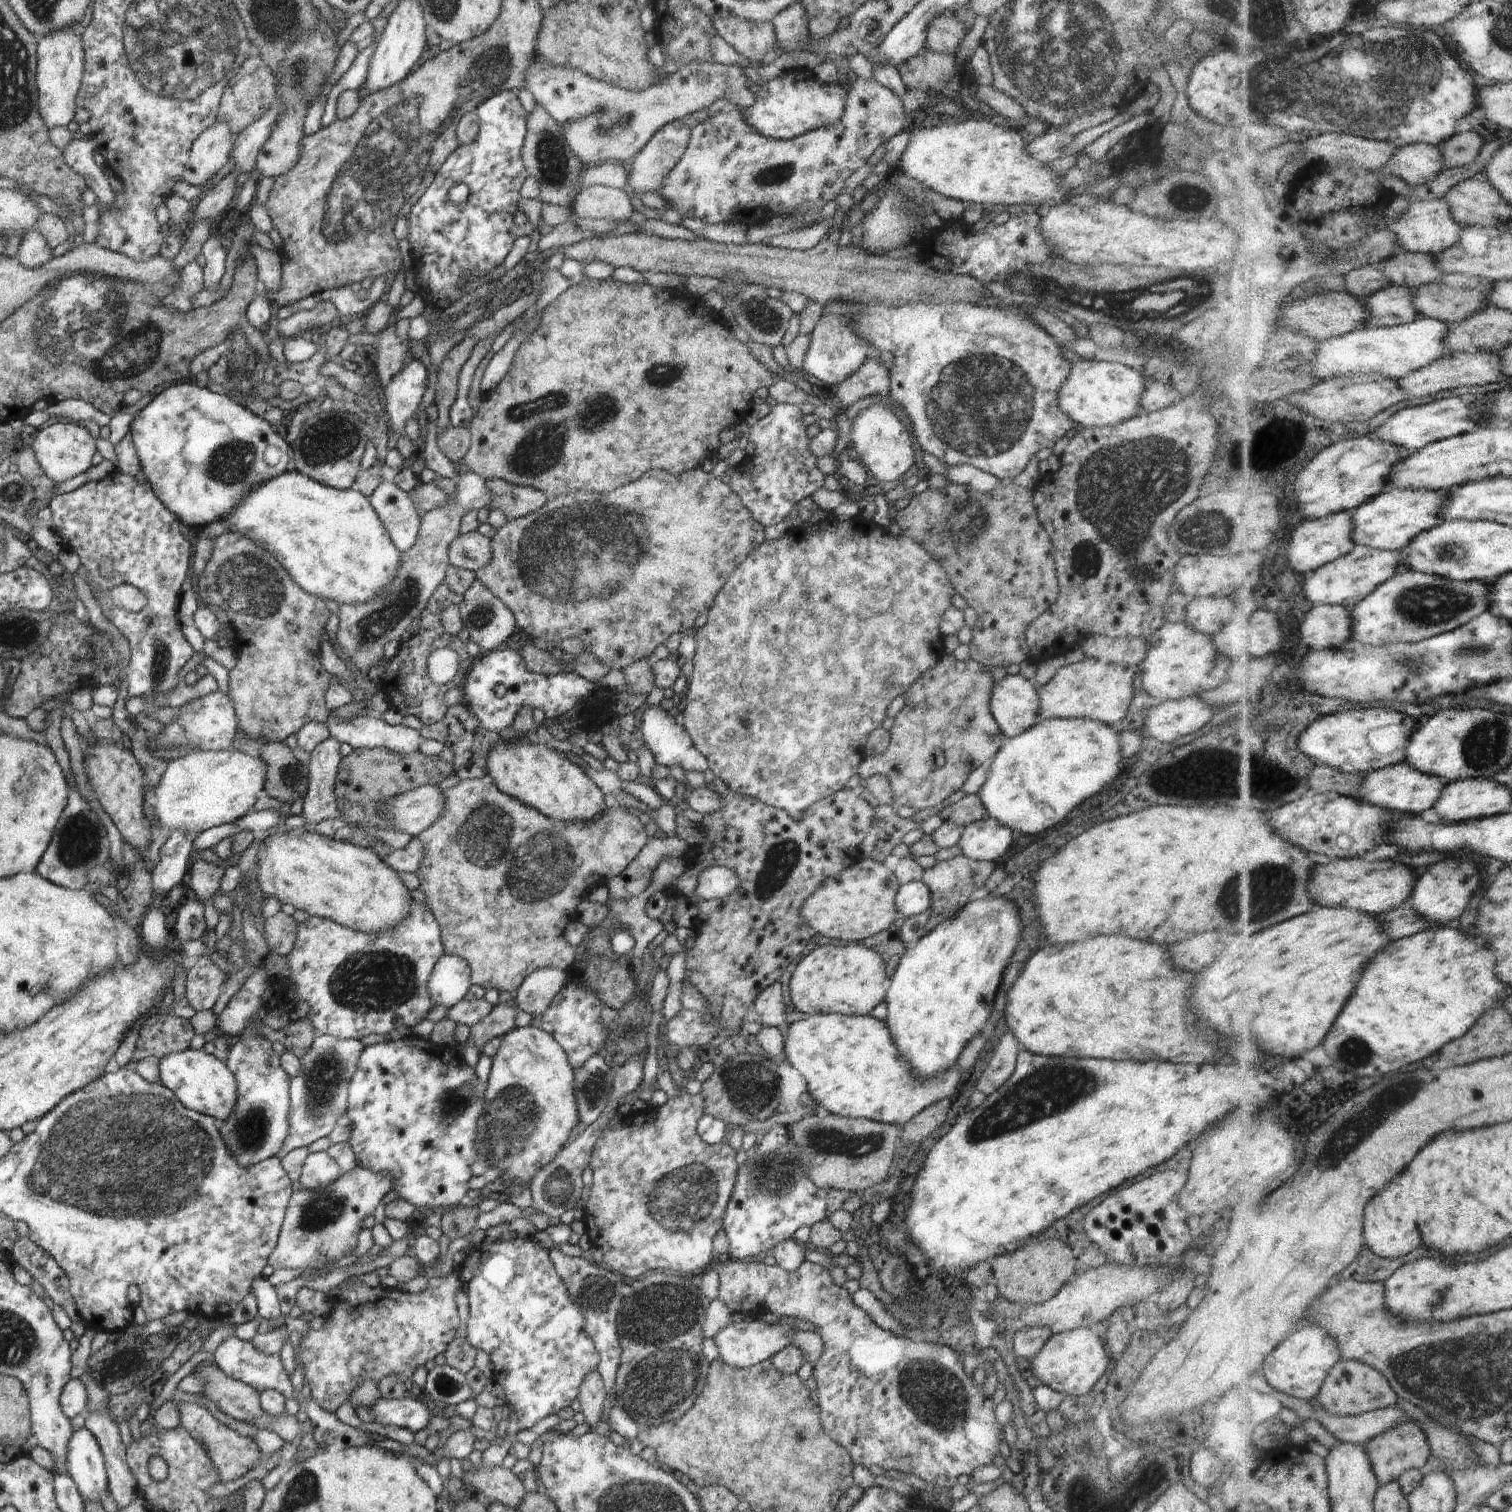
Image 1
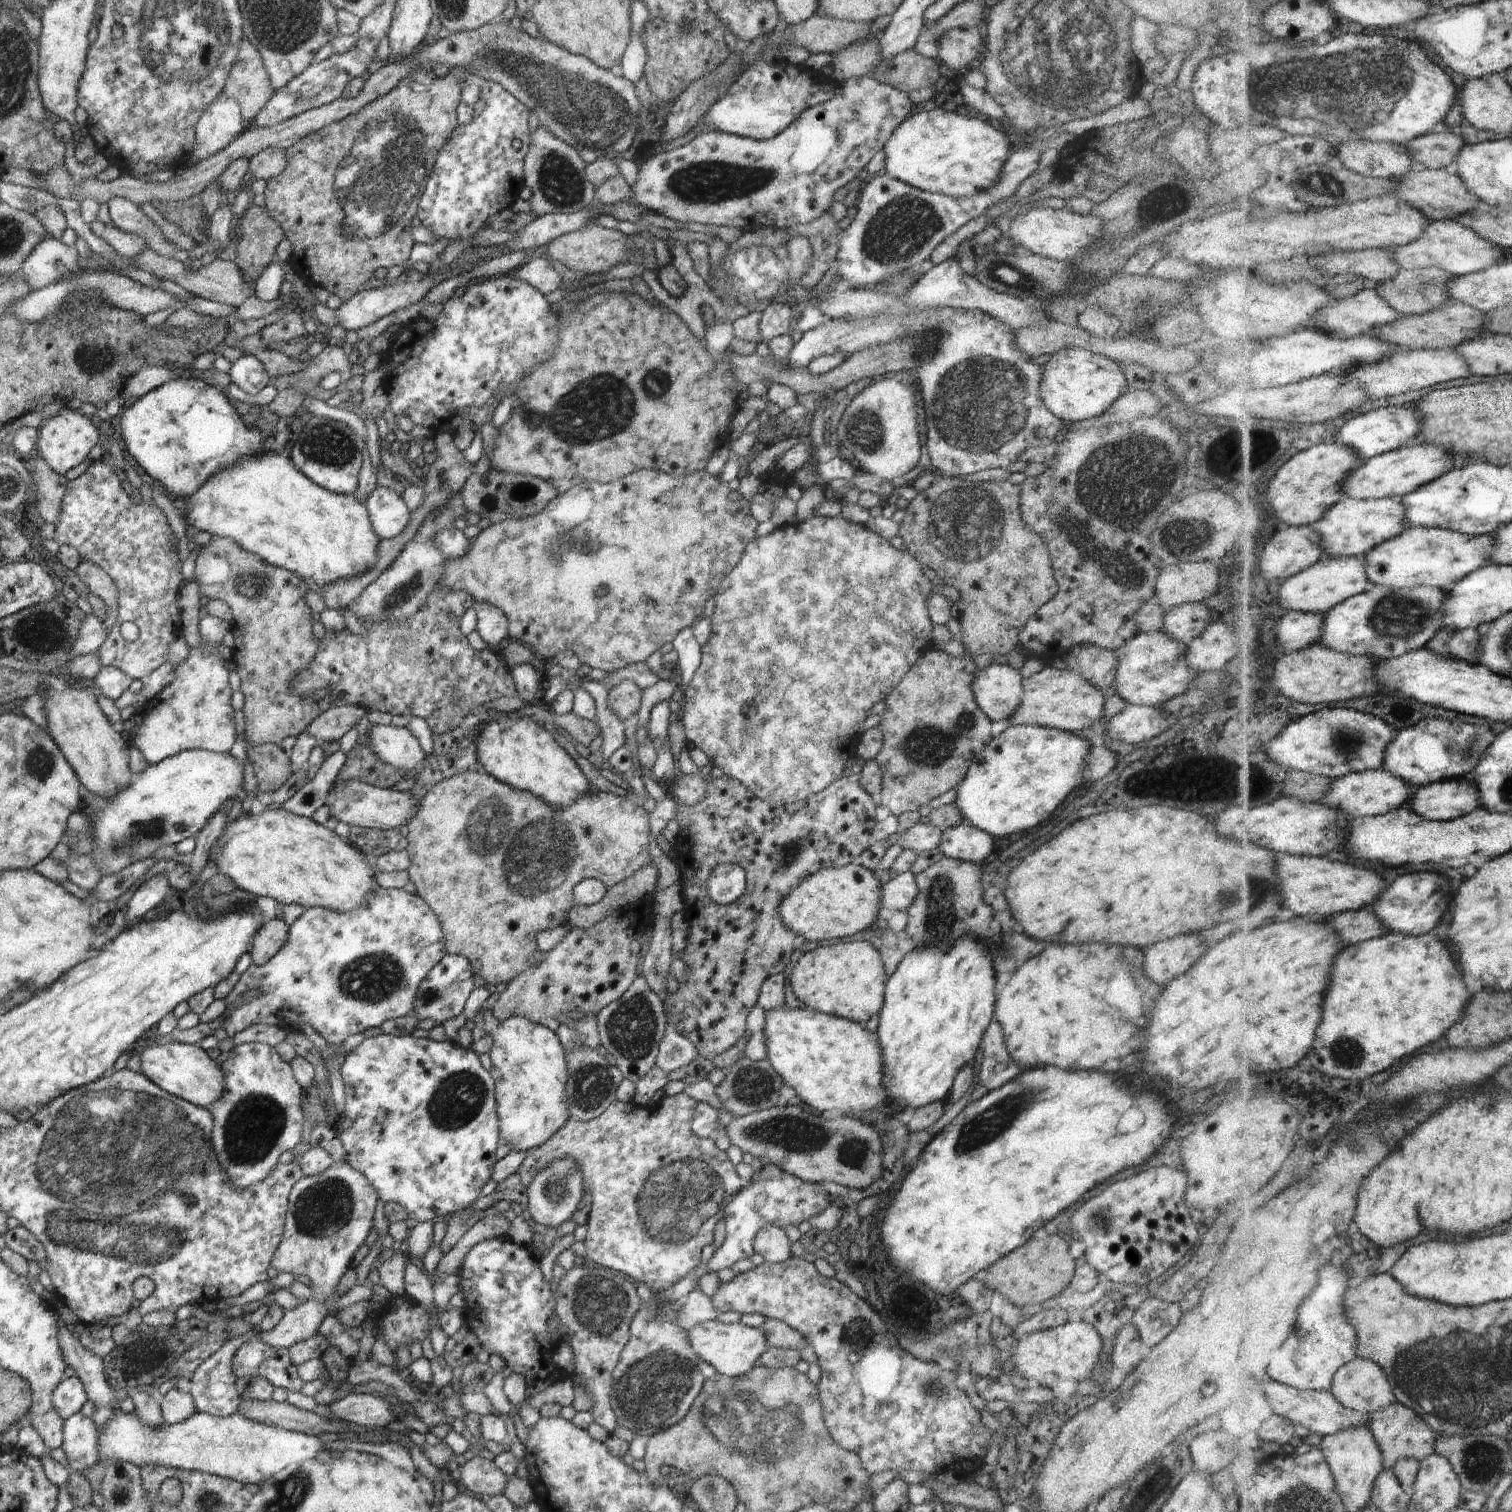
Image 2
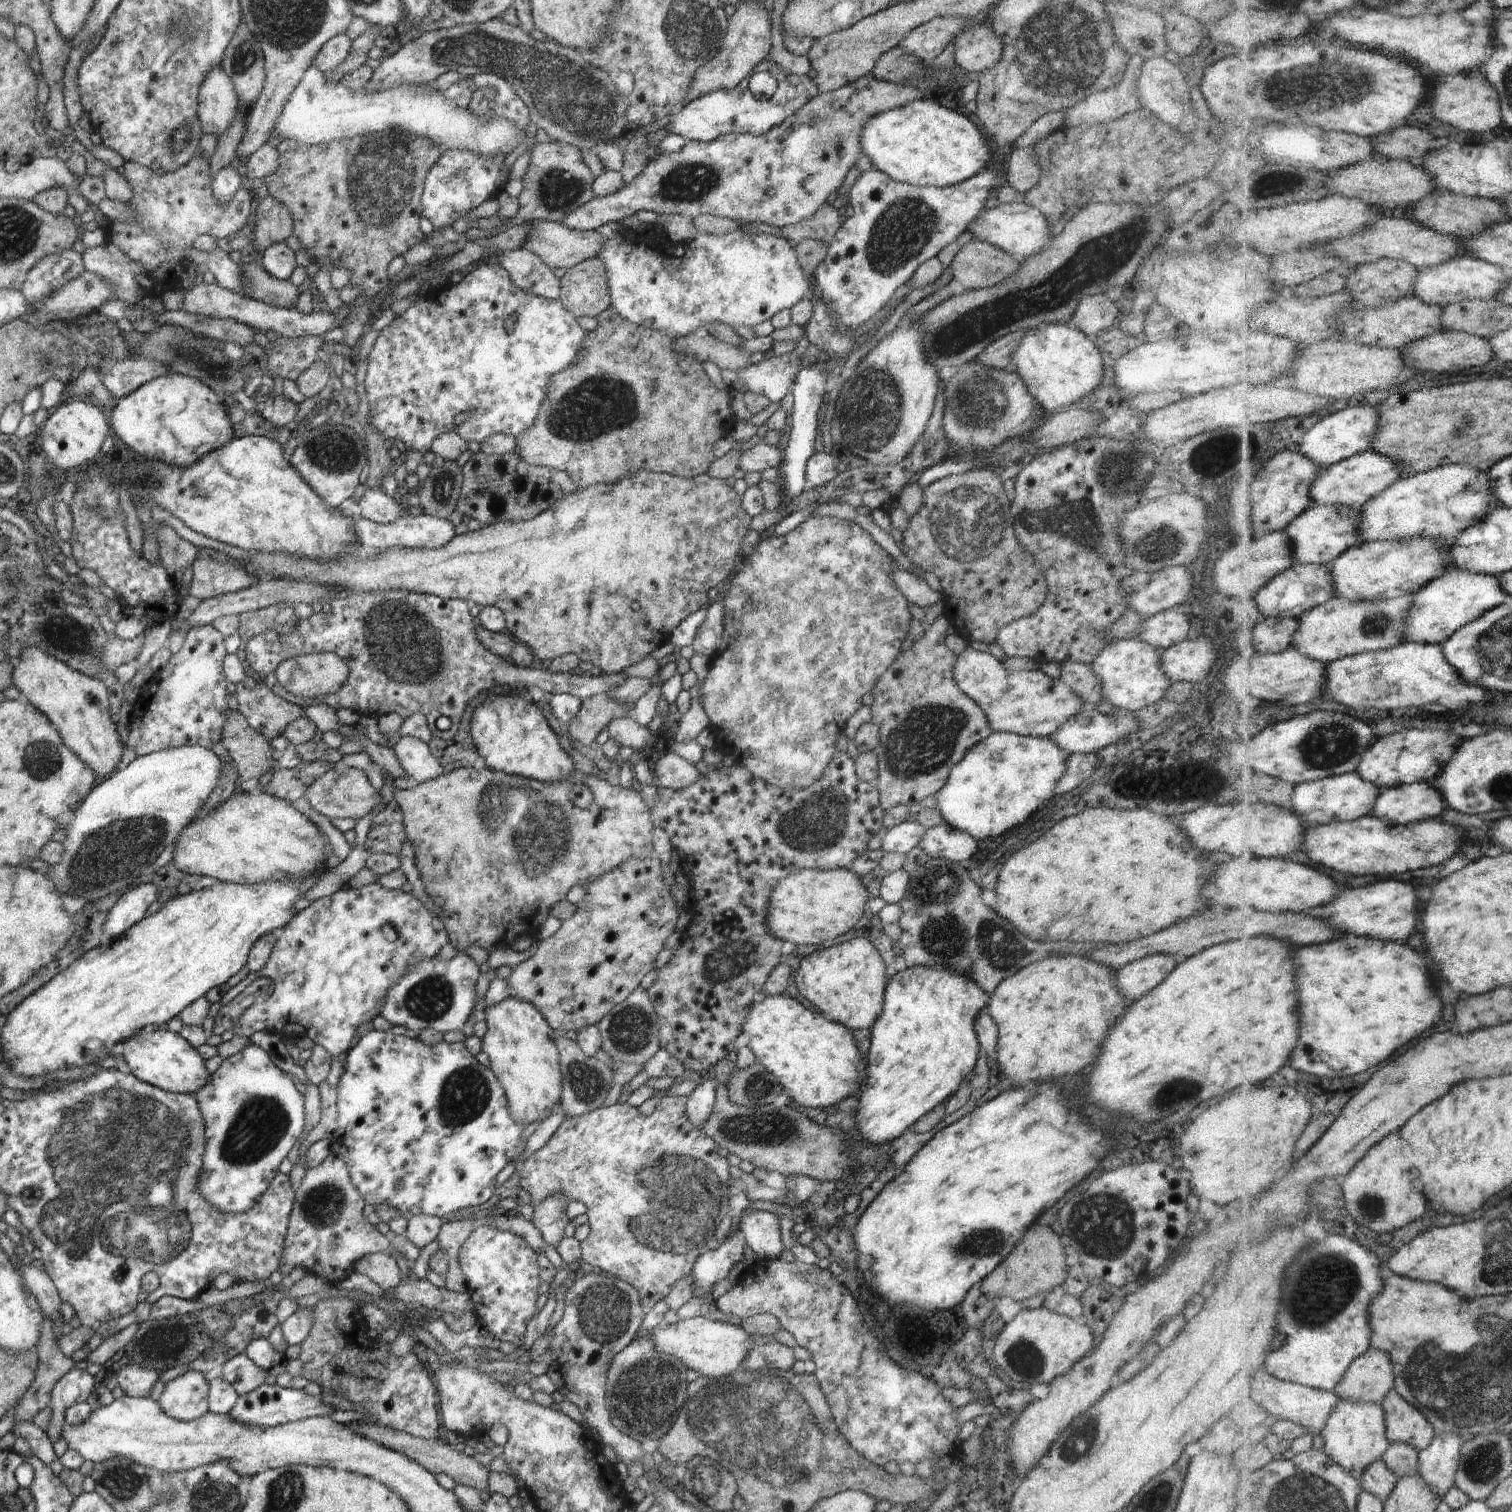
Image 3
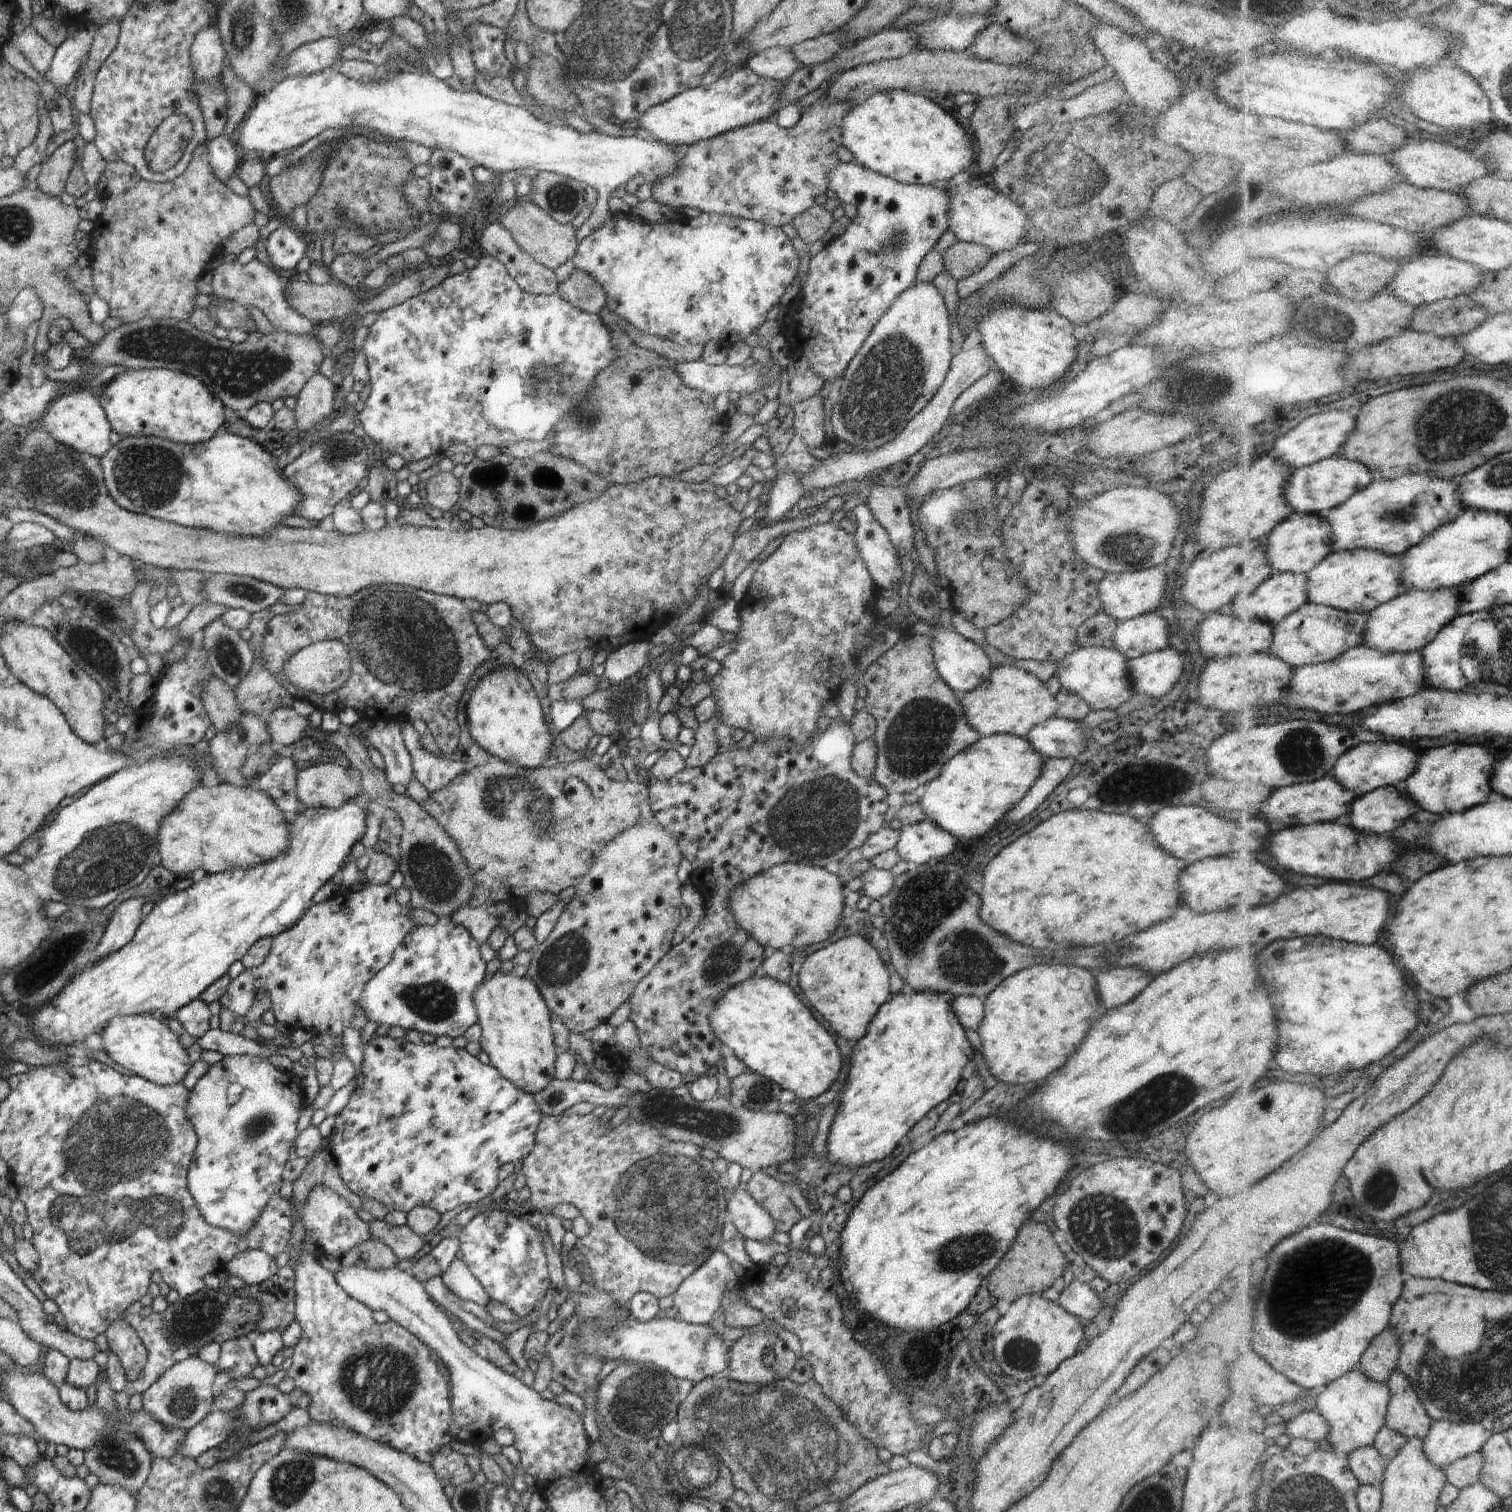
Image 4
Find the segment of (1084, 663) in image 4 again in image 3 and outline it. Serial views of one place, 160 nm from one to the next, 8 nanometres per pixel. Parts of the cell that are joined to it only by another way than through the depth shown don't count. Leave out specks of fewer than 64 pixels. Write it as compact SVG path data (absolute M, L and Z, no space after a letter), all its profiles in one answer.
M1120 639L1106 645L1091 664L1100 677L1105 698L1119 710L1140 711L1160 702L1172 684L1162 668L1161 652L1142 639Z

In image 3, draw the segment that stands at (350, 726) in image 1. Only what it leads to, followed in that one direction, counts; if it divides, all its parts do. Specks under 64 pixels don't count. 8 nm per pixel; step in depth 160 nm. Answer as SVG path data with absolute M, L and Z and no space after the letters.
M400 737L391 748L414 784L423 783L445 773L443 766L431 755L430 747L416 737Z

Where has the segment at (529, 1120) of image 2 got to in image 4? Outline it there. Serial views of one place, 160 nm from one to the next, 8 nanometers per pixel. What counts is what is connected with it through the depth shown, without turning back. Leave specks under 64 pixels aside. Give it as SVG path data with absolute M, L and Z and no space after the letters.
M498 971L490 980L484 979L481 982L473 994L473 999L478 1023L482 1029L481 1050L488 1054L491 1065L506 1080L525 1093L534 1096L544 1090L554 1079L554 1066L559 1051L555 1046L551 1029L552 1014L535 984L525 976L517 978L513 972L500 973Z

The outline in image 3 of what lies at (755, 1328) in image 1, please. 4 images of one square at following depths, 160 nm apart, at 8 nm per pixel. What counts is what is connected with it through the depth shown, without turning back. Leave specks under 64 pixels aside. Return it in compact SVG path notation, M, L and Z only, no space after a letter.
M706 1317L680 1319L676 1324L652 1331L655 1347L667 1355L678 1357L689 1369L710 1377L725 1377L744 1364L753 1338L740 1326L721 1323Z

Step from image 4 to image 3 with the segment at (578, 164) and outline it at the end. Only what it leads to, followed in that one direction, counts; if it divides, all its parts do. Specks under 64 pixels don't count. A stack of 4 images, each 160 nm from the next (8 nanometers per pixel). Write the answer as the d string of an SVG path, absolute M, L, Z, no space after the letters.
M310 65L306 70L300 84L288 97L280 116L277 118L271 133L281 138L282 141L291 140L301 145L317 145L330 141L350 139L356 135L371 132L384 132L388 129L402 130L406 136L426 137L434 144L446 149L468 149L470 152L482 156L492 156L498 153L506 155L518 144L526 144L526 129L522 131L506 119L495 117L484 119L472 114L467 108L461 109L453 104L454 100L448 101L443 96L443 91L436 90L434 84L410 84L387 88L385 91L366 93L363 89L351 91L342 84L330 85L325 81L324 72L316 65Z

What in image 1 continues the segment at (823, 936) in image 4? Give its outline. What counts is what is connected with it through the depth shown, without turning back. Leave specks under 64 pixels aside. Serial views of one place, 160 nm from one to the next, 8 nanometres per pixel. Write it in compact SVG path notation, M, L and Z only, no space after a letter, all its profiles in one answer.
M859 859L856 864L827 878L824 884L805 900L801 913L808 926L818 934L848 943L884 932L899 922L896 895L900 886L897 876L884 863Z

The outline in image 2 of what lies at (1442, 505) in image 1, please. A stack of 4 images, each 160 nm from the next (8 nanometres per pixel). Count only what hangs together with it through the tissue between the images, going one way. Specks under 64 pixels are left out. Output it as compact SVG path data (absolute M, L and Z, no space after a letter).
M1348 497L1342 499L1336 507L1314 524L1323 536L1323 545L1327 554L1335 557L1355 556L1364 557L1376 547L1389 540L1396 539L1404 531L1409 530L1409 508L1399 497L1384 497L1381 499L1357 499Z

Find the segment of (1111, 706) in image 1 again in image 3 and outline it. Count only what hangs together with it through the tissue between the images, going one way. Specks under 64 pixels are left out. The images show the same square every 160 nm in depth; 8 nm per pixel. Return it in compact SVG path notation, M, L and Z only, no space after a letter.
M1040 668L1033 671L1010 672L1009 681L1011 687L1000 700L988 707L982 707L993 732L1004 731L1020 736L1048 737L1054 734L1070 717L1076 716L1082 709L1085 709L1083 706L1085 702L1077 692L1074 692L1073 688L1066 686L1059 678L1053 679L1046 675Z

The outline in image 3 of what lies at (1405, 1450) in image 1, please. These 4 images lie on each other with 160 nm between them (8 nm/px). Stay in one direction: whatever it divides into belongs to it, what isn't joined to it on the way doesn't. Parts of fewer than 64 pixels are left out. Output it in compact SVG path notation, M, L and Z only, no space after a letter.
M1397 1389L1390 1392L1383 1407L1386 1411L1387 1433L1391 1443L1406 1443L1422 1452L1437 1438L1437 1429L1429 1417L1410 1404Z

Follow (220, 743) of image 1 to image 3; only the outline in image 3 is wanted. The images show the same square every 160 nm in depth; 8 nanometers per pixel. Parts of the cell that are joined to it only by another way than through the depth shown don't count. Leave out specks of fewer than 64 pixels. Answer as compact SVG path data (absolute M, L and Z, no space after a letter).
M210 624L192 627L182 648L168 664L156 671L139 690L130 712L130 731L124 750L130 748L138 757L186 745L210 749L221 741L229 715L223 660L228 654L224 637Z

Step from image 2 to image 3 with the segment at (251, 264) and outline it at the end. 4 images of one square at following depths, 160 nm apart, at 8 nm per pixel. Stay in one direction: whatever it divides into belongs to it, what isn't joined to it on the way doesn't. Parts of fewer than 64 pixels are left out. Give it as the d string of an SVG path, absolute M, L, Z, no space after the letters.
M270 194L255 202L253 215L256 220L253 242L256 242L260 252L273 244L284 243L293 234L291 214Z

